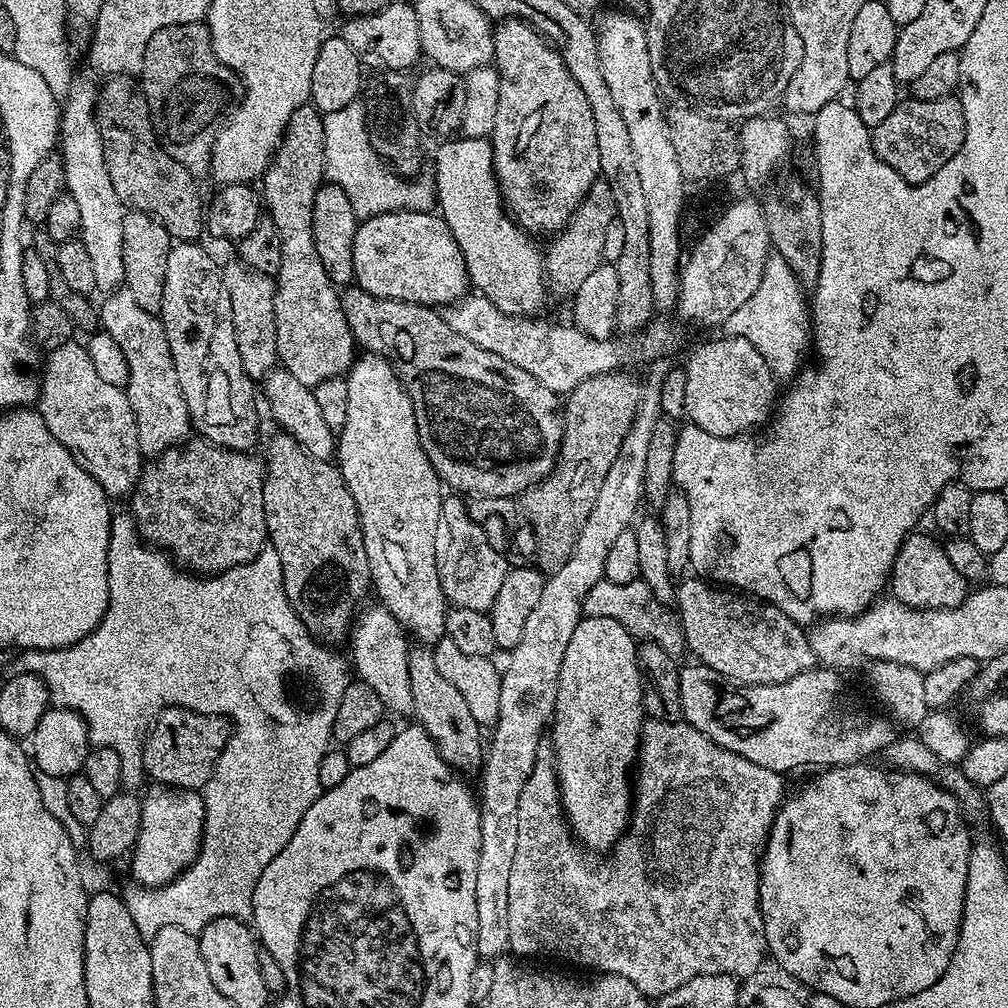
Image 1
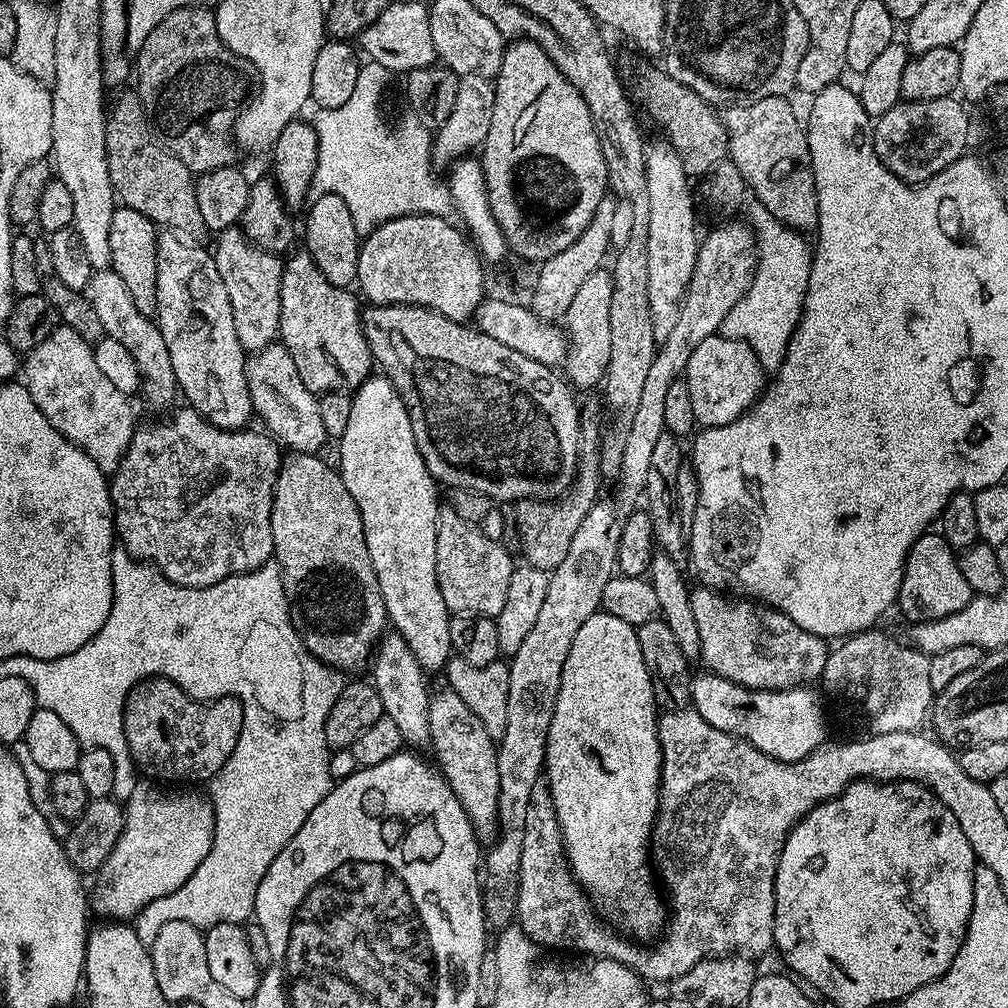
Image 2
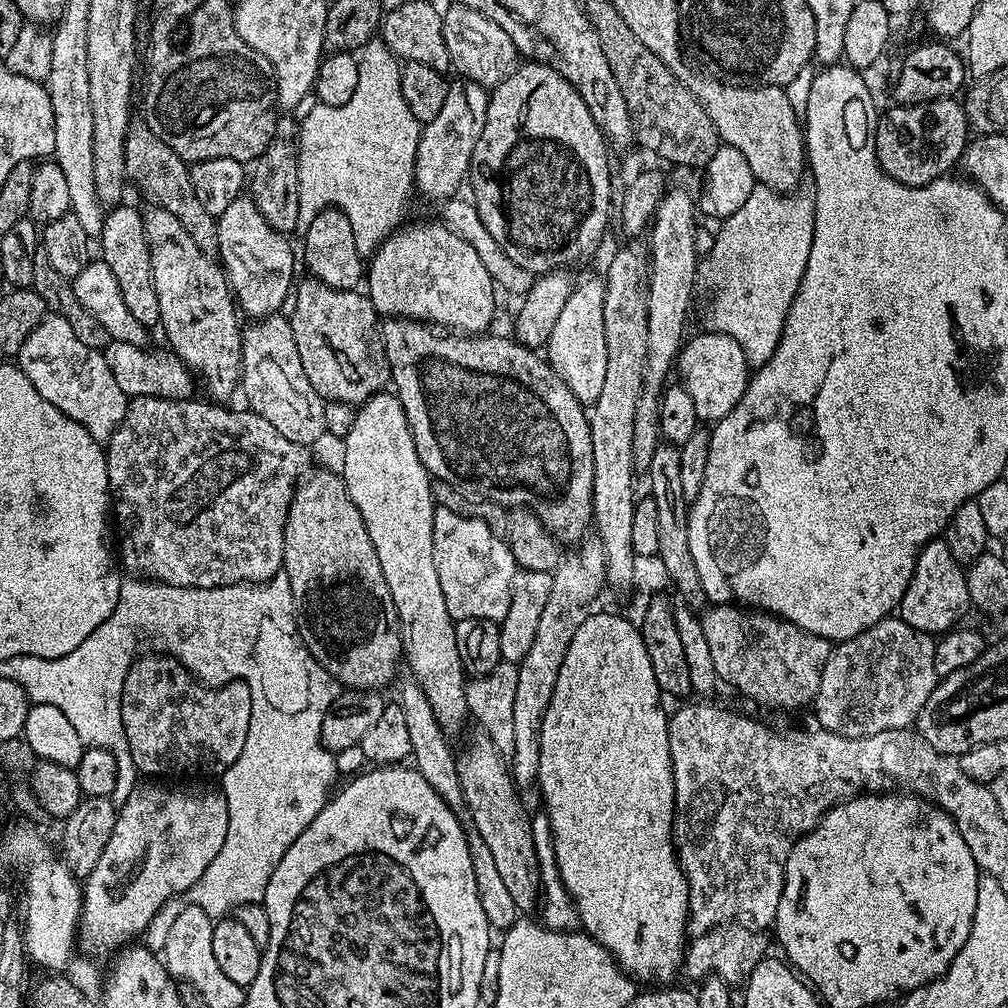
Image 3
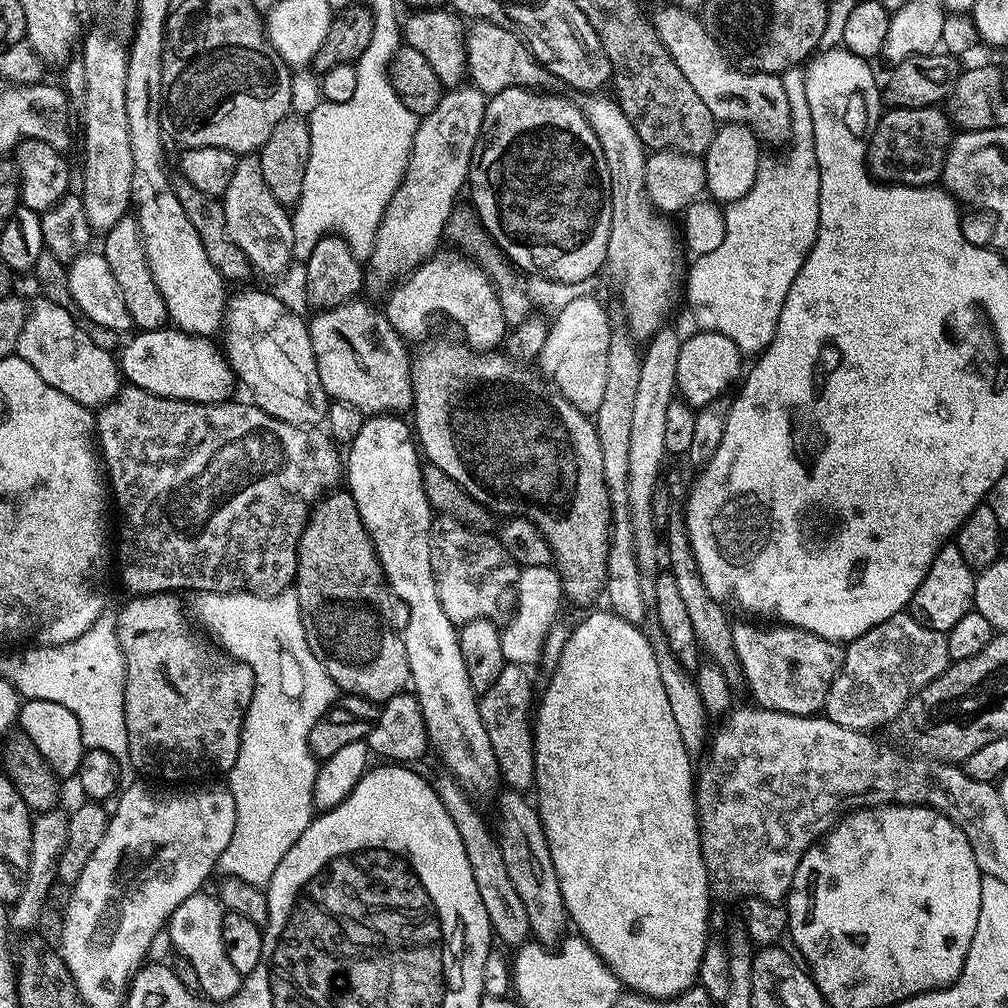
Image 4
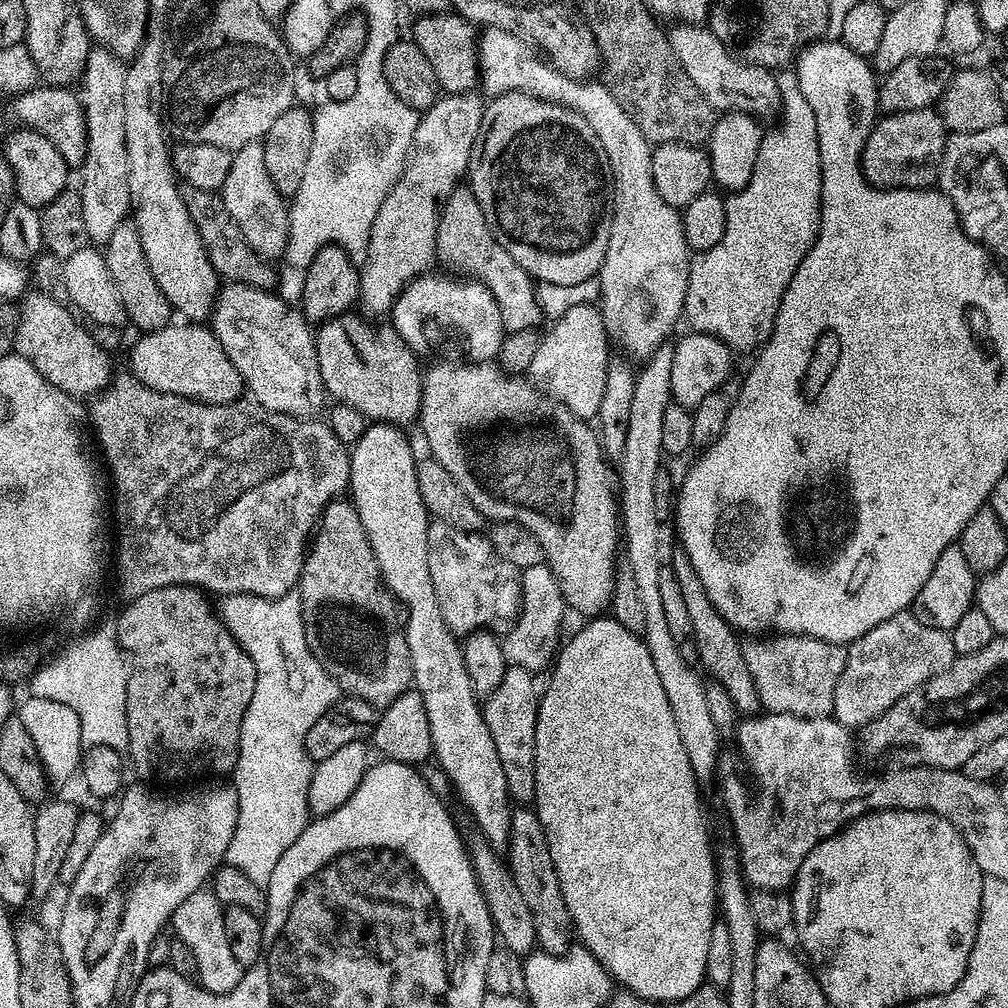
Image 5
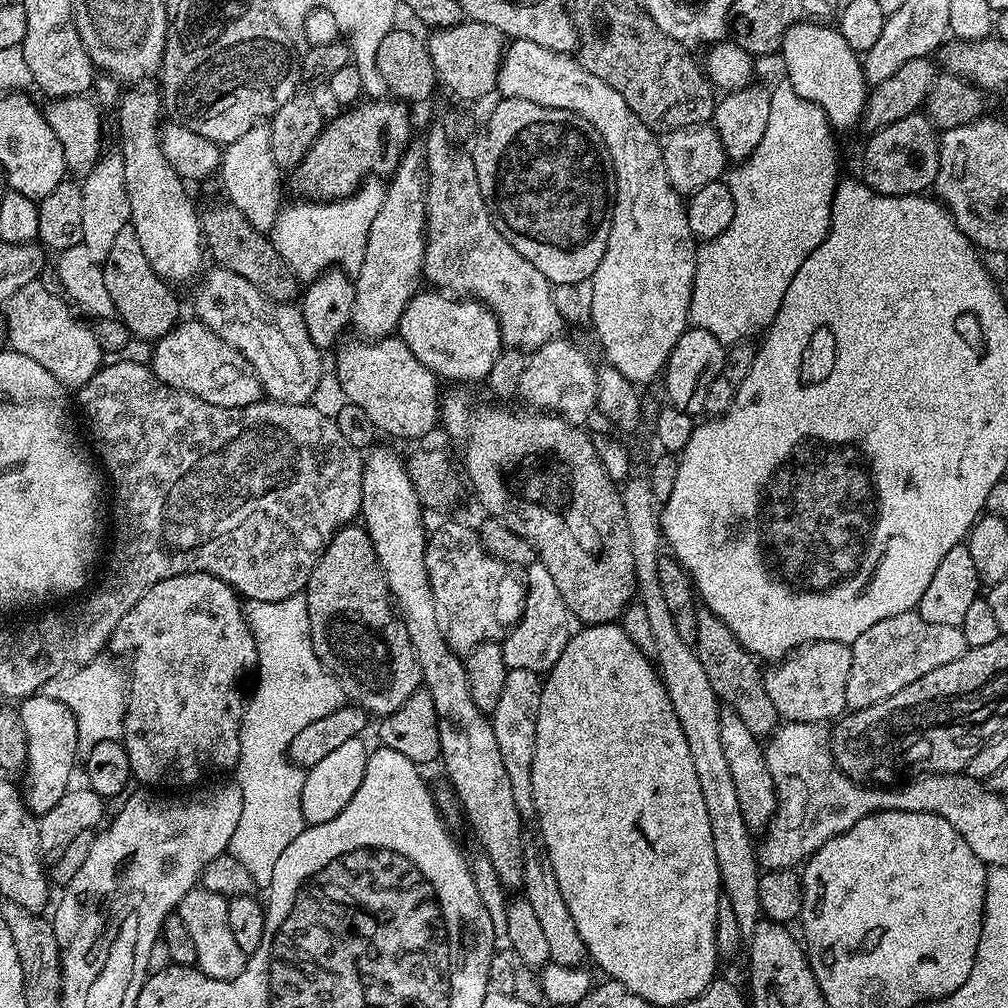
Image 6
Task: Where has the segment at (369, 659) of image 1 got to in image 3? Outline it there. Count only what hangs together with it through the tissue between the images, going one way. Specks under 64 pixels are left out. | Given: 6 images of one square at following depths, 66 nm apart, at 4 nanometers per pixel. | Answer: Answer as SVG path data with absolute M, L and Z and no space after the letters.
M408 682L400 692L398 703L402 714L406 714L406 726L410 729L411 759L414 761L416 771L422 774L422 778L426 778L426 782L430 782L430 786L434 786L438 798L442 798L442 802L446 802L446 806L450 806L452 812L463 813L465 811L464 795L462 786L458 782L454 748L448 745L449 737L438 726L426 694L420 689L419 684Z

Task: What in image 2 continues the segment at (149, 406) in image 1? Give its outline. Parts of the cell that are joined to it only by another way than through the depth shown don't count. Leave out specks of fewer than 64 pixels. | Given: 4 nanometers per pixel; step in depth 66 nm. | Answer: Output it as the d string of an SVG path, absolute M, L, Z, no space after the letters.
M111 267L93 271L83 293L98 314L98 319L104 327L104 335L114 338L114 342L122 342L122 346L130 350L130 358L134 358L140 371L142 397L144 396L145 402L153 404L156 408L166 407L178 396L178 389L174 378L174 366L170 366L170 350L166 350L166 341L162 338L155 319L142 314L142 310L134 306L122 278L118 278L118 274L113 272Z

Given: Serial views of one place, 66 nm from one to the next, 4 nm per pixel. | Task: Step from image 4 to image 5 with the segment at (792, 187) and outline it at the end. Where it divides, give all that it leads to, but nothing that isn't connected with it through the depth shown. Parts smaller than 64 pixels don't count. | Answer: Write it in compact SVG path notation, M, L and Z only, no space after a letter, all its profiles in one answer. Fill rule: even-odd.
M777 71L775 78L780 95L780 125L773 132L763 133L753 176L744 188L725 199L725 233L721 241L712 249L701 251L688 270L683 314L687 327L718 338L737 353L759 349L771 336L776 318L768 308L768 296L780 292L780 280L799 266L820 231L822 174L814 110L802 94L795 71ZM740 244L788 244L788 248L784 248L784 256L760 256L760 264L756 264L756 248L752 248L752 268L748 268Z

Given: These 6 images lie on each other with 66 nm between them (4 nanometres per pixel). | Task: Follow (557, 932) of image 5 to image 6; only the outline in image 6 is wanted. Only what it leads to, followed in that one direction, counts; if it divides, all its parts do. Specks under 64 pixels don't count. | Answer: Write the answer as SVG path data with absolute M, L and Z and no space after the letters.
M529 839L524 845L522 878L524 879L522 896L530 902L534 915L542 925L542 931L550 949L549 961L567 968L581 967L585 963L588 951L582 942L582 934L578 934L578 926L574 926L570 906L566 906L566 898L562 898L562 890L558 890L558 878L554 878L554 866L550 866L548 852L539 839Z

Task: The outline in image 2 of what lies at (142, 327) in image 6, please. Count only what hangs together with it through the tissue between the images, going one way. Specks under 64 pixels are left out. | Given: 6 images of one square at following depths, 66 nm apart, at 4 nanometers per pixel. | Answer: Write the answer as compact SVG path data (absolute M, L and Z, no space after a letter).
M117 207L114 218L110 218L110 267L118 274L118 278L122 278L134 306L138 306L142 314L151 317L155 317L158 306L157 235L157 225L146 218L146 214L138 214L138 210L133 208Z

